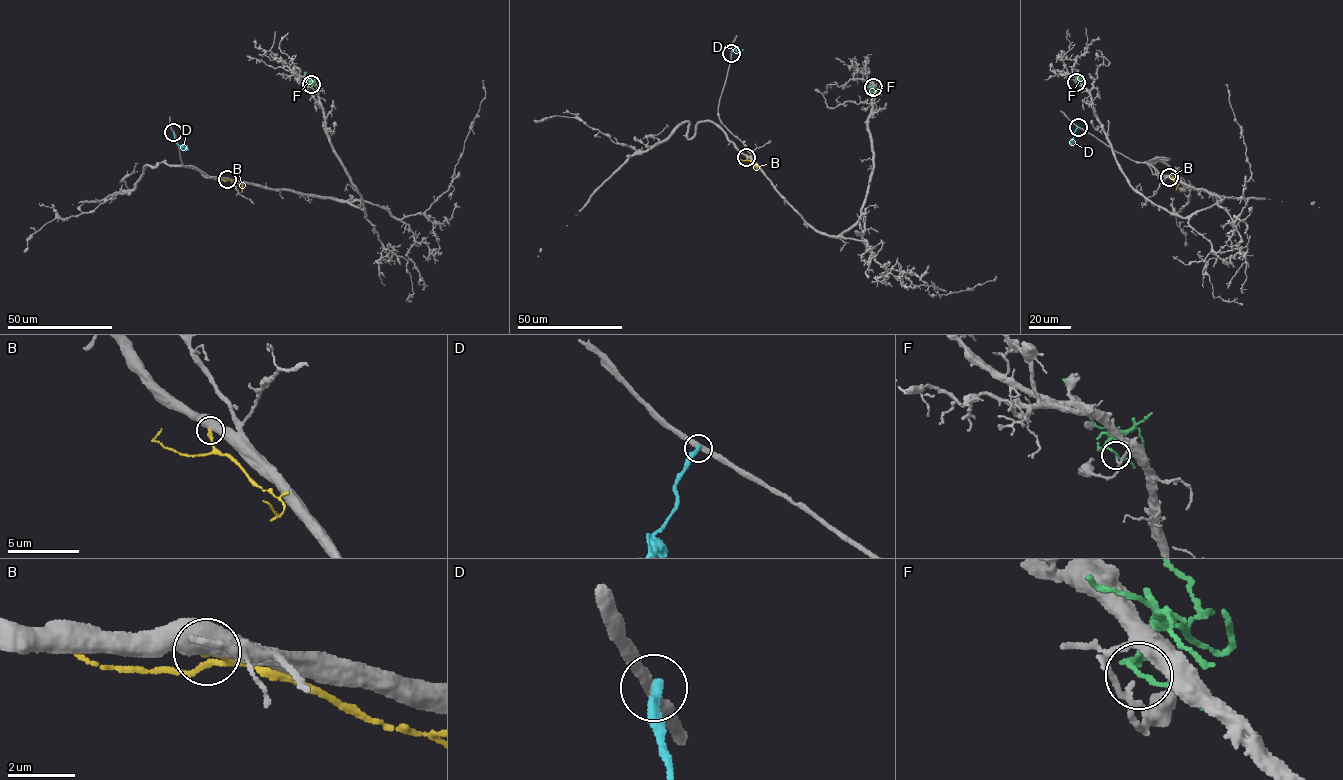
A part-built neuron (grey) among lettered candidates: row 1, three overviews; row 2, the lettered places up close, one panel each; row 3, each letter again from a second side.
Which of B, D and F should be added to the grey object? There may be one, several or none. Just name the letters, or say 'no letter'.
no letter

